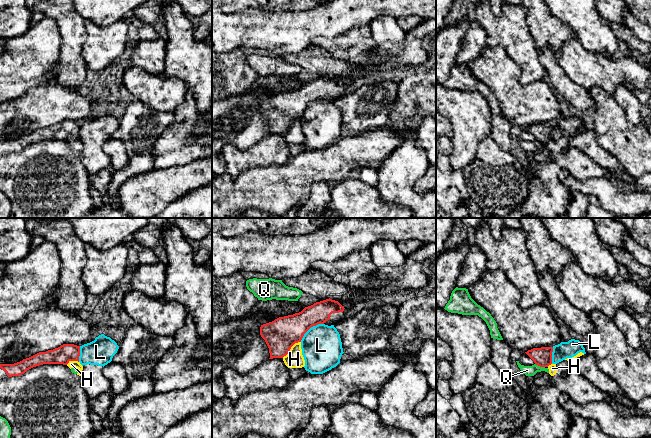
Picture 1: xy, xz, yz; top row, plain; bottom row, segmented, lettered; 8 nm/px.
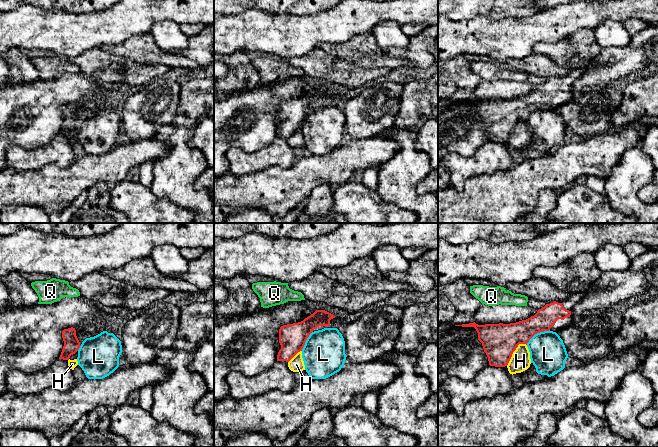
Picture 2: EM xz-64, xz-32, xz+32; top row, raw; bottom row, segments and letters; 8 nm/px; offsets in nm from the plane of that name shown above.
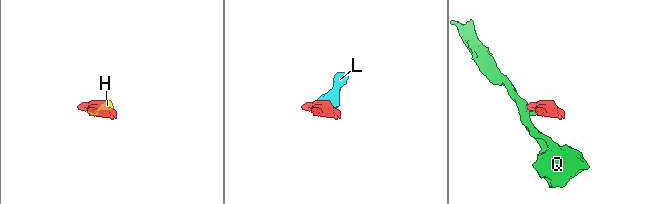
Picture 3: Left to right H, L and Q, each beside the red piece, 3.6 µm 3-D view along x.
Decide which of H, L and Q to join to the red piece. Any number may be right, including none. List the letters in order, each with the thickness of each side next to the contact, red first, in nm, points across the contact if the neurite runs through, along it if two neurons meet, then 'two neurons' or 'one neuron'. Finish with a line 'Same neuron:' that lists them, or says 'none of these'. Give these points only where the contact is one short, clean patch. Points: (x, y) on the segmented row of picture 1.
H: calibres 260 and 140 nm; border xz (300, 341), (296, 342), (282, 357); two neurons
L: calibres 260 and 320 nm; border xz (323, 323), (313, 325), (300, 341); two neurons
Q: calibres 150 and 80 nm; border yz (535, 363), (544, 367); two neurons
Same neuron: none of these

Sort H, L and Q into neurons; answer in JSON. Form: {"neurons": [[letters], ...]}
{"neurons": [["H", "Q"], ["L"]]}

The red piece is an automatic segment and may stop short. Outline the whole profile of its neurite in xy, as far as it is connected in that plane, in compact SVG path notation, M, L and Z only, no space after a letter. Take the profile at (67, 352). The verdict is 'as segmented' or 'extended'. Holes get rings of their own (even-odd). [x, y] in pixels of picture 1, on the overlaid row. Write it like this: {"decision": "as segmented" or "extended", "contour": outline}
{"decision": "extended", "contour": "M63 344L58 348L46 352L39 352L14 364L0 364L0 380L22 375L27 370L43 364L67 365L70 361L79 362L79 356L80 346Z"}

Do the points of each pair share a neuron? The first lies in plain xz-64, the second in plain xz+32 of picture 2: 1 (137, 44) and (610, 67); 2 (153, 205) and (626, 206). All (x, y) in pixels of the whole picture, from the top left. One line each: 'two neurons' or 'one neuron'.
1: two neurons
2: two neurons

